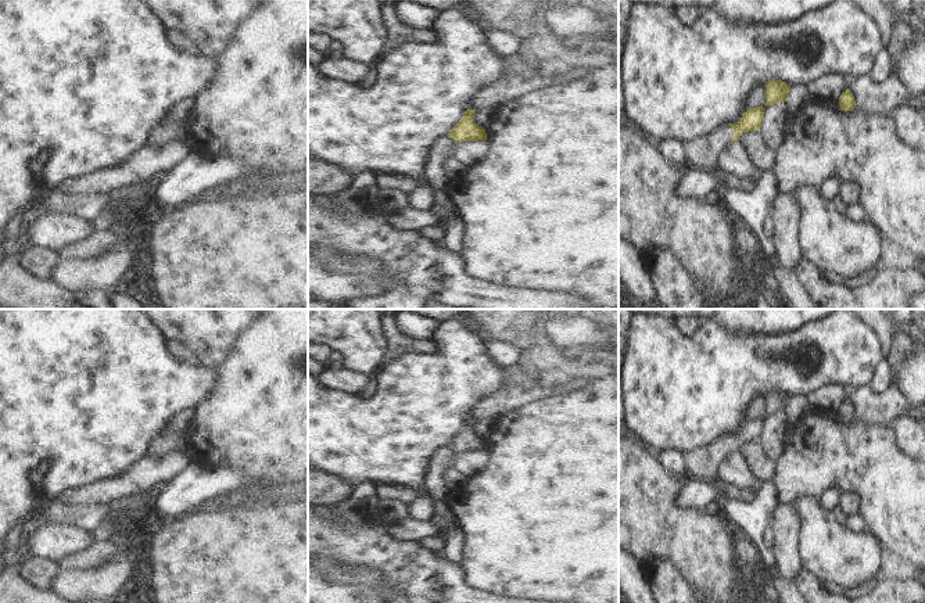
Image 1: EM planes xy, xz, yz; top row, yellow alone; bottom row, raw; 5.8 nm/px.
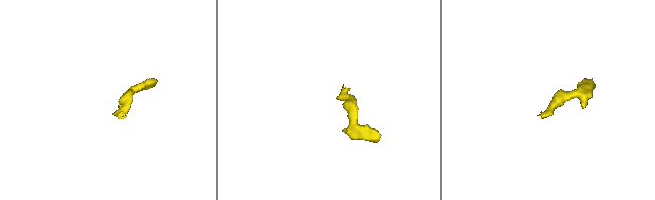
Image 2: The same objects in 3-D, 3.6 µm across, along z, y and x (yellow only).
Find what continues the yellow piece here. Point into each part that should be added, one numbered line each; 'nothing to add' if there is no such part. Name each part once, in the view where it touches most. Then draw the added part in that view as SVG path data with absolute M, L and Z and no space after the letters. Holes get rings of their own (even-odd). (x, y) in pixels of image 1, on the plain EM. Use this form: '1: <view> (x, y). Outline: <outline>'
1: yz (703, 463). Outline: M721 435L717 441L684 453L686 478L714 482L720 477L720 464L734 448L729 435Z

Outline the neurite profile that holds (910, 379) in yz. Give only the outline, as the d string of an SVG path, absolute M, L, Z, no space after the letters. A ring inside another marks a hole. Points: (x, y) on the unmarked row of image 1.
M925 351L910 358L897 373L893 384L906 395L914 413L922 414L925 406Z

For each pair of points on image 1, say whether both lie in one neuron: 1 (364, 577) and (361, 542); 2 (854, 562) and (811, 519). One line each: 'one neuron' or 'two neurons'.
1: two neurons
2: one neuron

